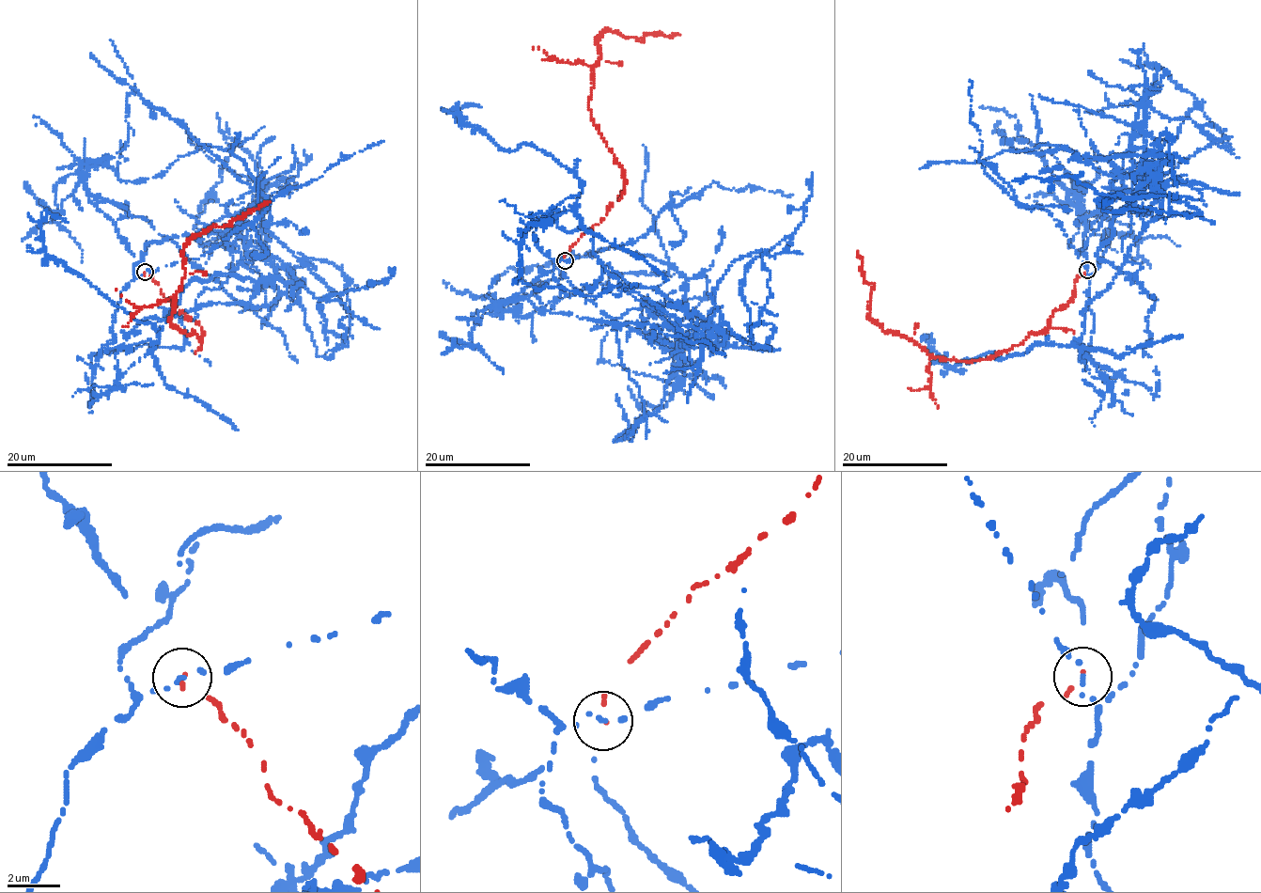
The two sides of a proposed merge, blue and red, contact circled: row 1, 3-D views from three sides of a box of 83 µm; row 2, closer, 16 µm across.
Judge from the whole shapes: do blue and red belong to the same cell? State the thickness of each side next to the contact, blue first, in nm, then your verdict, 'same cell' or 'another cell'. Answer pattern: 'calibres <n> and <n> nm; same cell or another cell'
calibres 180 and 100 nm; another cell

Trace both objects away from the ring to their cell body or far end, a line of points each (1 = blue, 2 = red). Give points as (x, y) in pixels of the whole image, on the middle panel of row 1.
1: (565, 260), (525, 231), (549, 213), (708, 323), (689, 345), (729, 336), (622, 248), (496, 283)
2: (565, 260), (625, 184), (590, 115), (596, 39), (608, 30), (642, 40), (647, 33), (680, 36)

